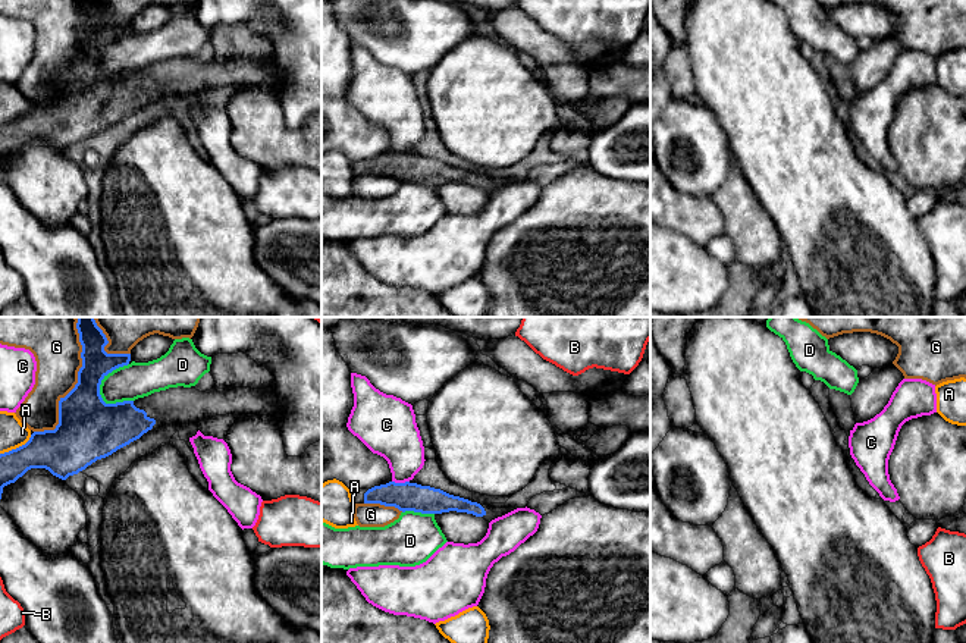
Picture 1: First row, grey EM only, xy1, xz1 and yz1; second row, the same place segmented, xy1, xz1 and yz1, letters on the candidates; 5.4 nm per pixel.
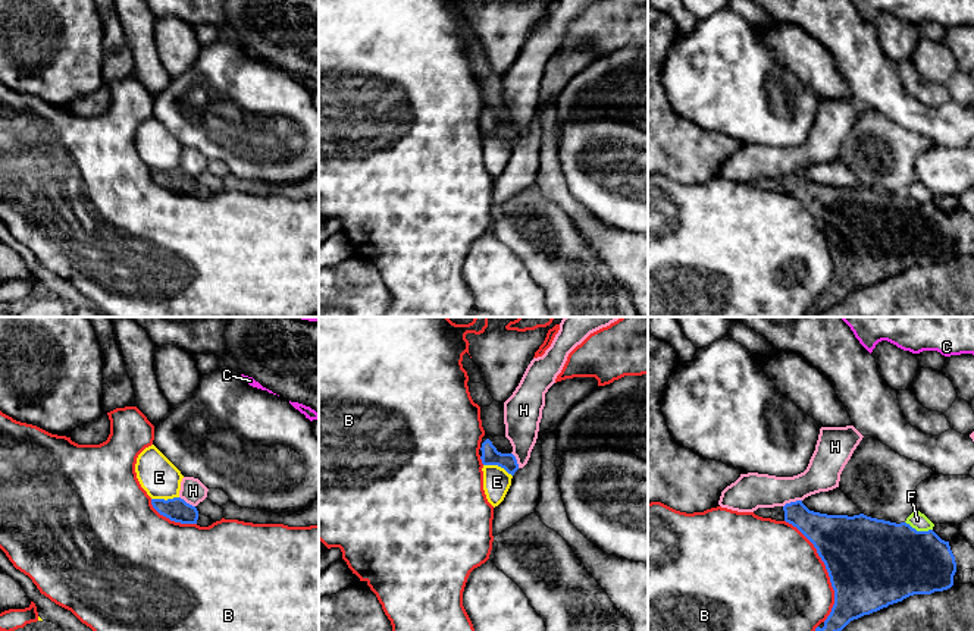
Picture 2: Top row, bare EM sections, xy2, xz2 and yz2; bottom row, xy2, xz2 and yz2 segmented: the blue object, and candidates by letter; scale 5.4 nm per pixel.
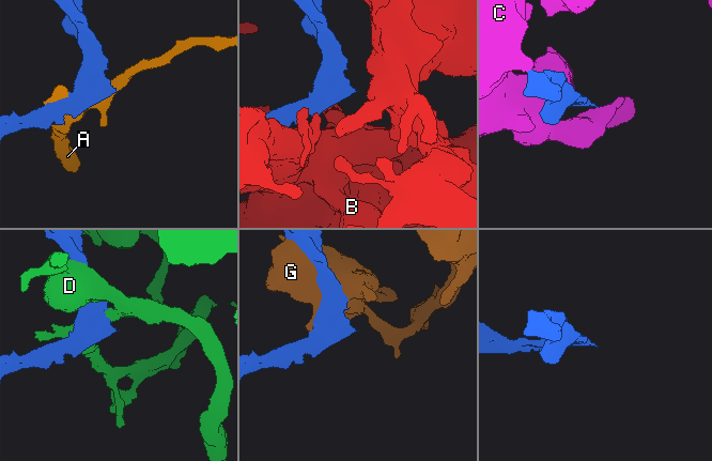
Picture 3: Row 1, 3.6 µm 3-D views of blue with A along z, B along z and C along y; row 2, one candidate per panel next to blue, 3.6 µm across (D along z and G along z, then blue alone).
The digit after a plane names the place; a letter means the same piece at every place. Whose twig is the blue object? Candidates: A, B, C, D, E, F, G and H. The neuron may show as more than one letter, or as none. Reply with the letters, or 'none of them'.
none of them

